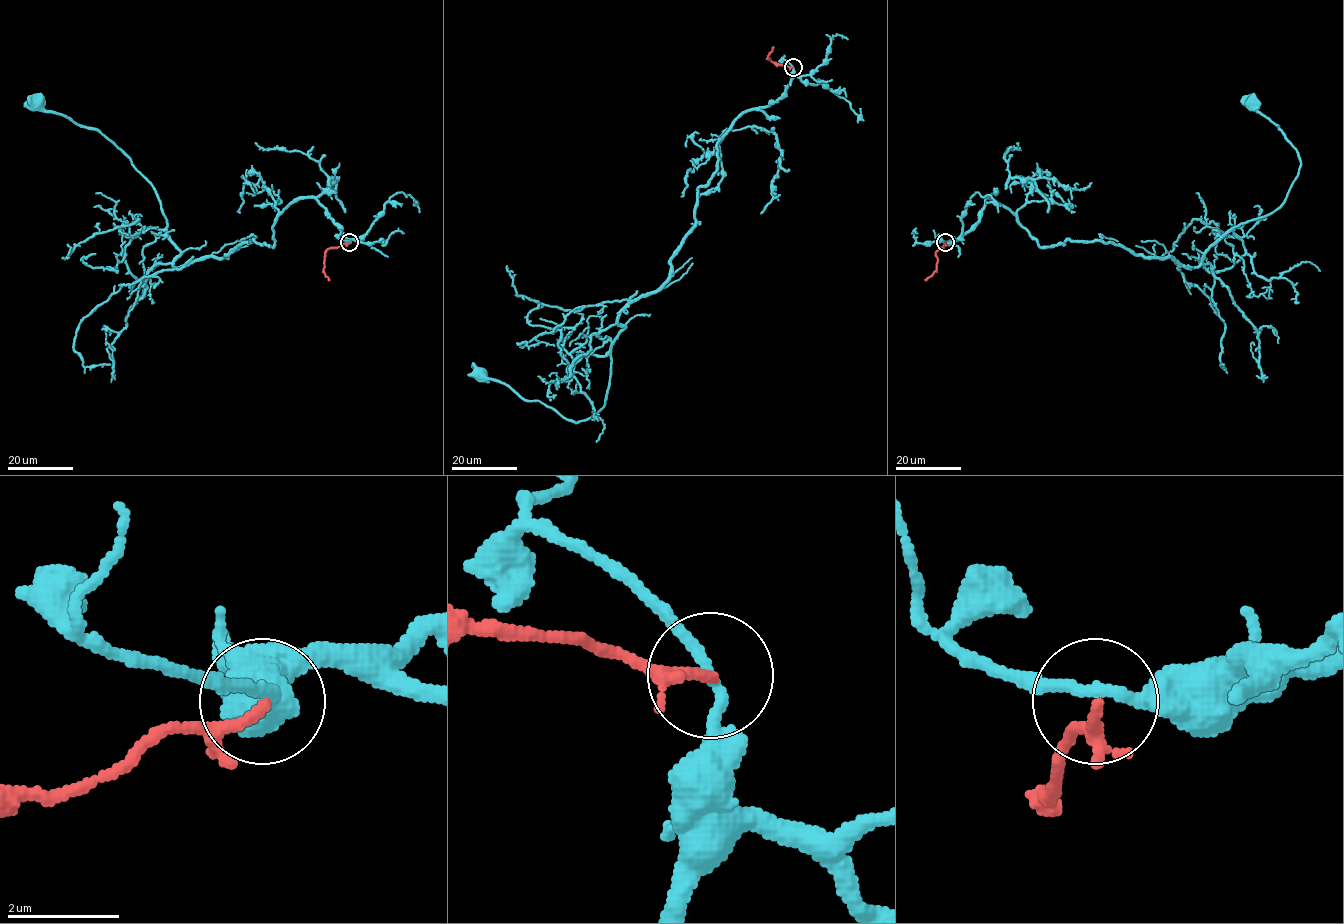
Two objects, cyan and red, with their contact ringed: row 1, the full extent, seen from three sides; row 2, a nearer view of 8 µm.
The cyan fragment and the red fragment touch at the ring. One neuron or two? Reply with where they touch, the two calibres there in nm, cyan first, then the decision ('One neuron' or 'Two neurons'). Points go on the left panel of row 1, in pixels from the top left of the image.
Place: (349, 242). Thickness 200 nm (cyan) against 140 nm. Two neurons

